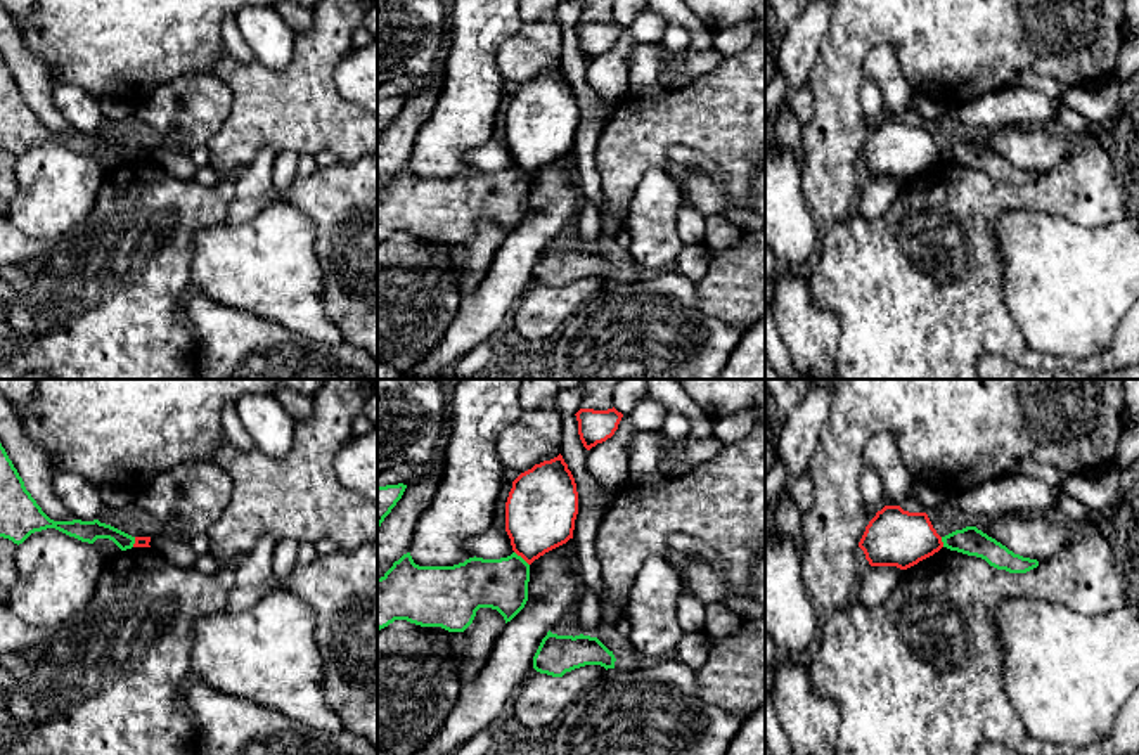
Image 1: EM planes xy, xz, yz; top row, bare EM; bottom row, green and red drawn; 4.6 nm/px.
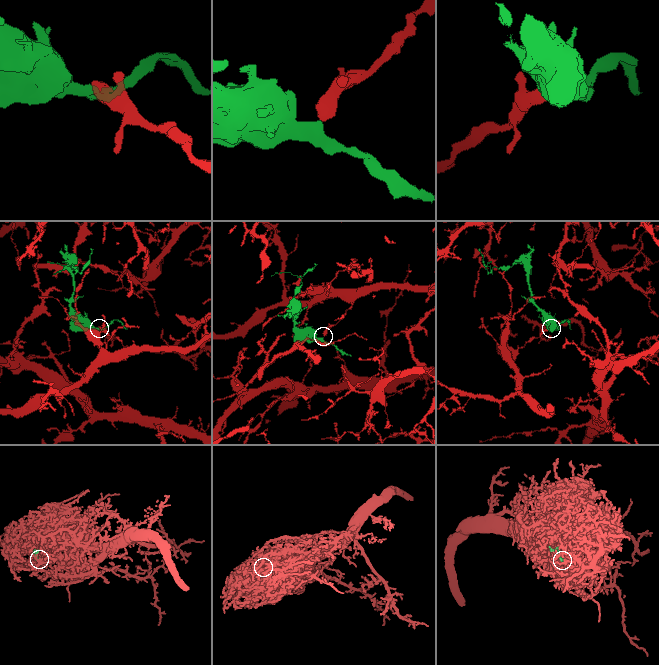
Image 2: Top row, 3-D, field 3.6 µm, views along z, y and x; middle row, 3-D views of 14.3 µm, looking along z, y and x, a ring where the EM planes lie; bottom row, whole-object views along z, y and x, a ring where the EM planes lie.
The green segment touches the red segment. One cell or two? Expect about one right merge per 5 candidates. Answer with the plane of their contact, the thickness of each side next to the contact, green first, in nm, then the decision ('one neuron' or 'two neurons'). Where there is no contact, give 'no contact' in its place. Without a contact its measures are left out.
meets green in xz; 240 nm thick on the green side, 320 nm on the other; two neurons

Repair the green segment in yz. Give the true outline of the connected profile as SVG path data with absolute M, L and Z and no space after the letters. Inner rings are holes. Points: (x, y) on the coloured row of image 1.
M966 526L962 530L956 530L942 537L942 542L943 542L943 547L950 551L981 558L990 566L997 570L1006 570L1009 573L1026 573L1039 566L1037 559L1014 554L1006 545L988 537L976 526Z

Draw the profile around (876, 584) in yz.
M872 566L864 577L859 578L853 599L864 606L881 604L897 585L902 573L904 570L897 566Z

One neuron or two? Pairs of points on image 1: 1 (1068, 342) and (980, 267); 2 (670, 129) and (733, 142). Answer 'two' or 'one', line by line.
1: two
2: one

